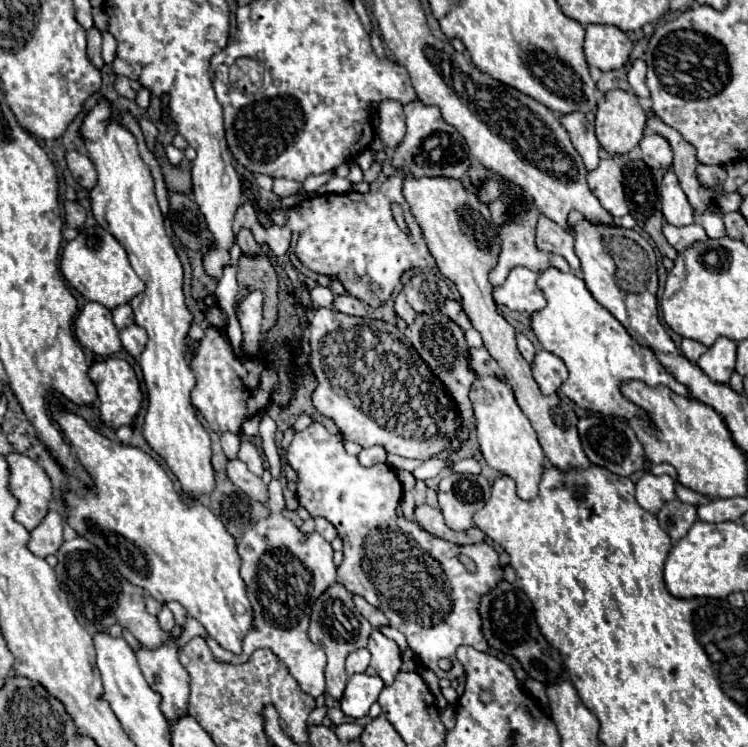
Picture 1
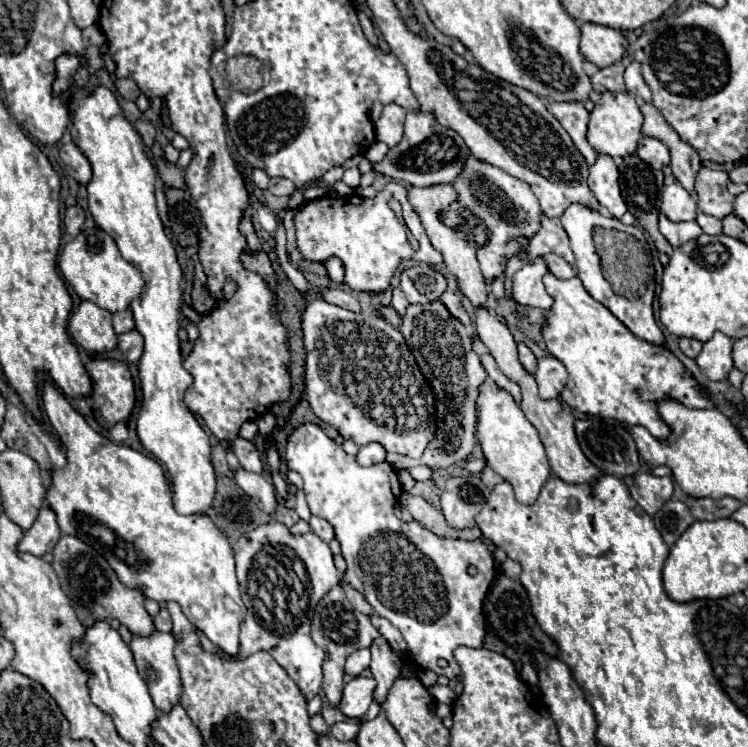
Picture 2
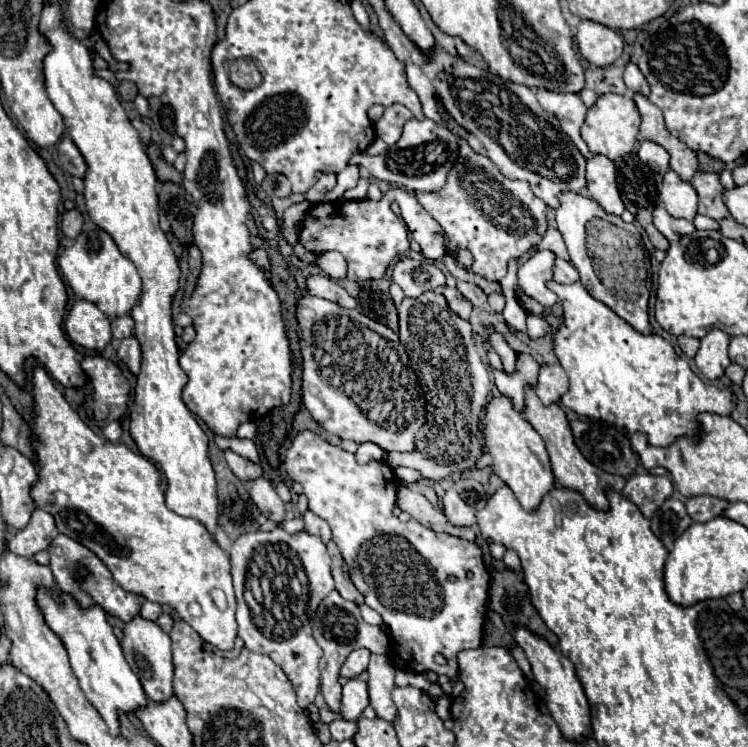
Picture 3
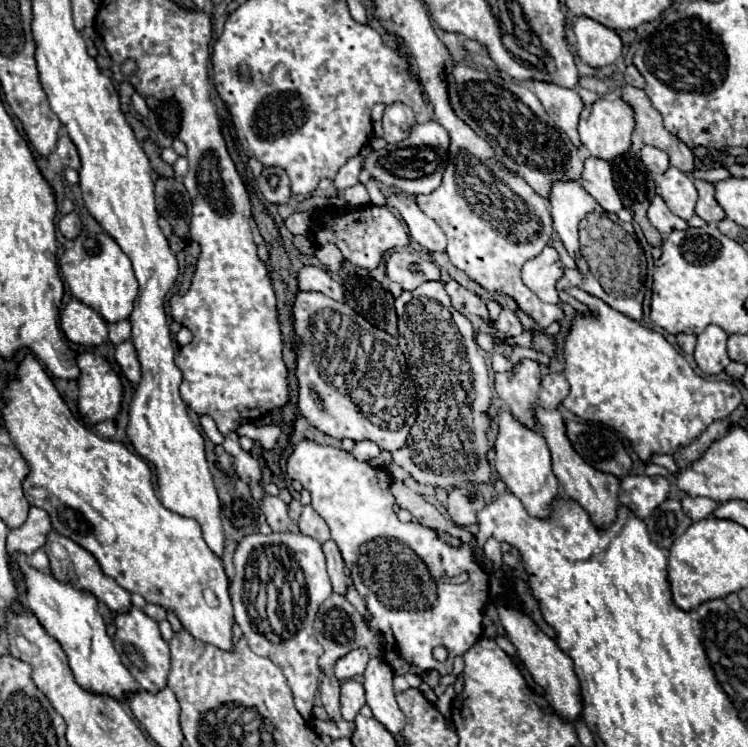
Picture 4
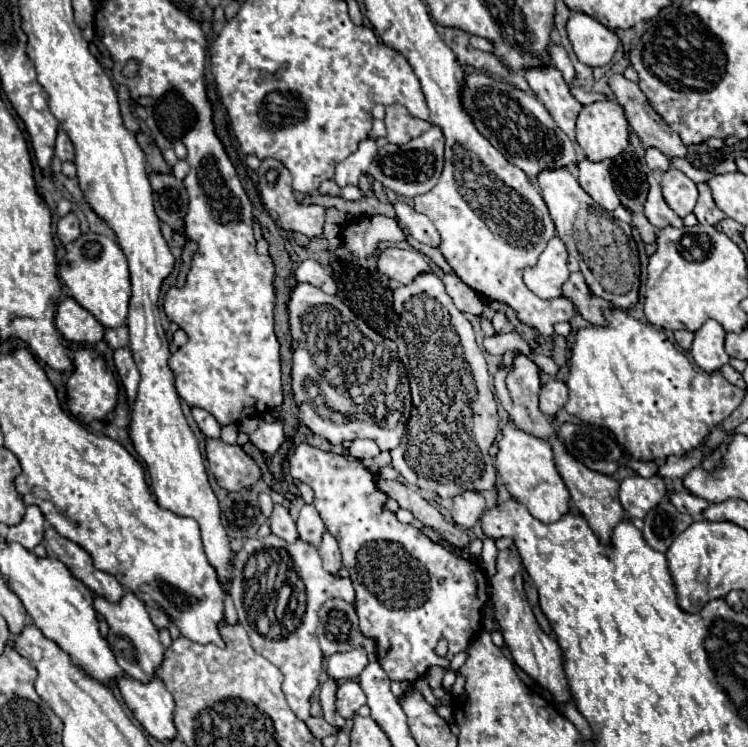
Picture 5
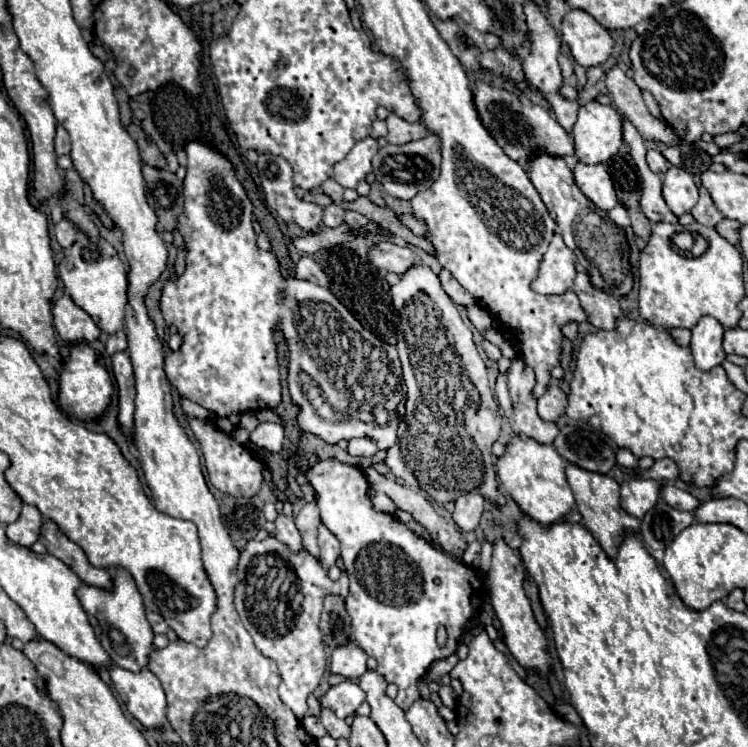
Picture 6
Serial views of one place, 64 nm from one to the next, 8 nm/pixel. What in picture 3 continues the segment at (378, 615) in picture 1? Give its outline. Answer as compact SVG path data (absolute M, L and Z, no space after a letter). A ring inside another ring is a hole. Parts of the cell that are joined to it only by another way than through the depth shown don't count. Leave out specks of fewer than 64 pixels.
M331 540L326 546L332 557L332 576L334 576L334 584L336 584L336 590L340 592L340 596L346 598L346 600L358 602L358 604L364 602L364 596L360 596L360 592L358 592L356 586L352 584L348 572L344 572L344 568L342 568L344 560L342 560L342 555L335 542Z

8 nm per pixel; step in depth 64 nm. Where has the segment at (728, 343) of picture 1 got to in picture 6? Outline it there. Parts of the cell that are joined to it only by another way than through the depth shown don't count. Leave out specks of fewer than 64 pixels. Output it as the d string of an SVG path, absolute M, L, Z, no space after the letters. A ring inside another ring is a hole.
M702 316L700 322L692 328L690 350L698 370L710 370L726 360L722 350L722 324L712 316Z

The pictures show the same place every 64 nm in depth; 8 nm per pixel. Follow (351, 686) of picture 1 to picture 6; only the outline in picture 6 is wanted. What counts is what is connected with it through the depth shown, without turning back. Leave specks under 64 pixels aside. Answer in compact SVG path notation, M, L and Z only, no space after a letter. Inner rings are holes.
M344 680L336 686L330 686L322 698L322 708L330 708L338 718L348 718L356 712L356 708L366 700L364 690L354 680Z

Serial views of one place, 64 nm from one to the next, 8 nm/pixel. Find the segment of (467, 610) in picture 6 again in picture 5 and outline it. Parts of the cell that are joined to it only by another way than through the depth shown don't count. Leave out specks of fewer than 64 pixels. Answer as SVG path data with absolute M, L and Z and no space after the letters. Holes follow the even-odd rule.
M300 444L290 458L290 474L312 486L314 506L320 512L326 530L340 544L342 562L350 572L350 580L356 592L354 608L360 620L360 632L366 638L374 640L378 664L384 668L388 678L404 682L404 694L408 694L408 686L422 678L428 668L450 668L452 656L466 650L470 640L480 630L480 610L488 600L488 578L478 570L474 562L454 554L442 544L432 542L416 526L402 524L392 512L384 510L382 506L388 496L380 492L380 488L376 488L372 474L358 460L342 454L322 452L318 448L312 448L310 444ZM440 638L448 640L446 656L436 656L434 652Z

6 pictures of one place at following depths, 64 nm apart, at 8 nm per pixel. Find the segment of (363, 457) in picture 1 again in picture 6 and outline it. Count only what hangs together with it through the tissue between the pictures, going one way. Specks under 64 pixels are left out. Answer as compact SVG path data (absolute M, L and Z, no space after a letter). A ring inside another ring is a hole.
M352 438L352 440L348 440L346 450L348 450L350 456L366 456L366 458L370 458L370 456L374 456L378 452L376 444L372 444L372 440L368 440L368 438Z

